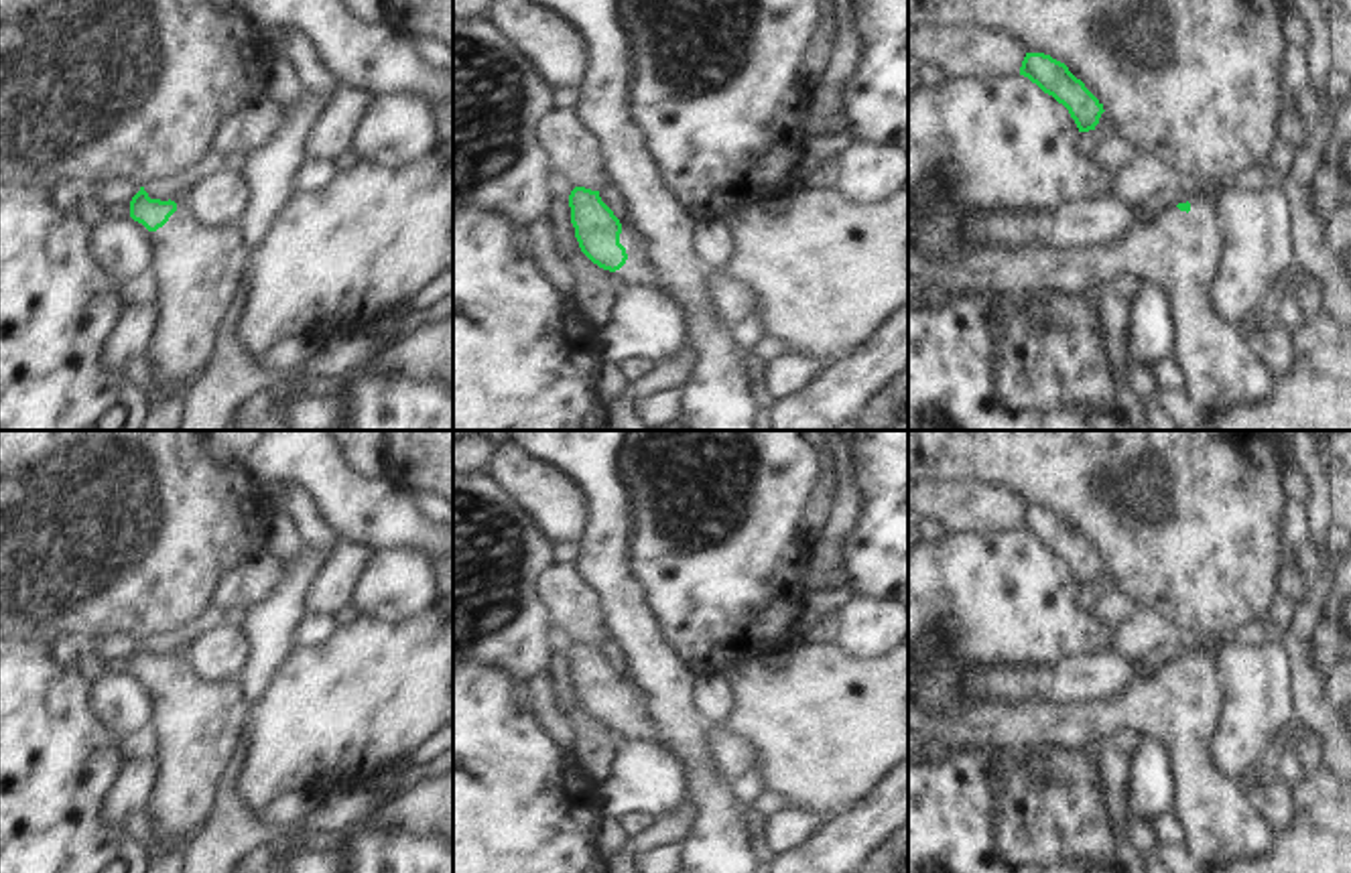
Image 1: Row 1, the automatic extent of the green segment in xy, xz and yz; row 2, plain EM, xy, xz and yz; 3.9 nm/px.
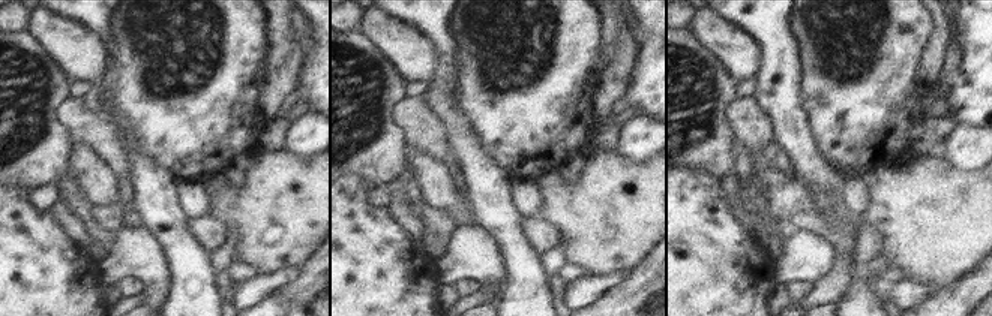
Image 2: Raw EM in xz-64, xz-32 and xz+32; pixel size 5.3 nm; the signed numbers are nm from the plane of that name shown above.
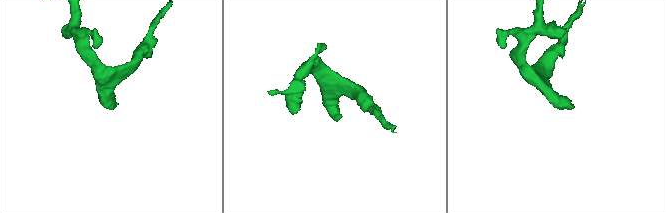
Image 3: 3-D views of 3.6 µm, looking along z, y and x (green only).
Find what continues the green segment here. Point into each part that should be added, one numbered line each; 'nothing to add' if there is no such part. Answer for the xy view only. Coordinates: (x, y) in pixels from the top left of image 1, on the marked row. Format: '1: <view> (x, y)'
1: xy (202, 269).

